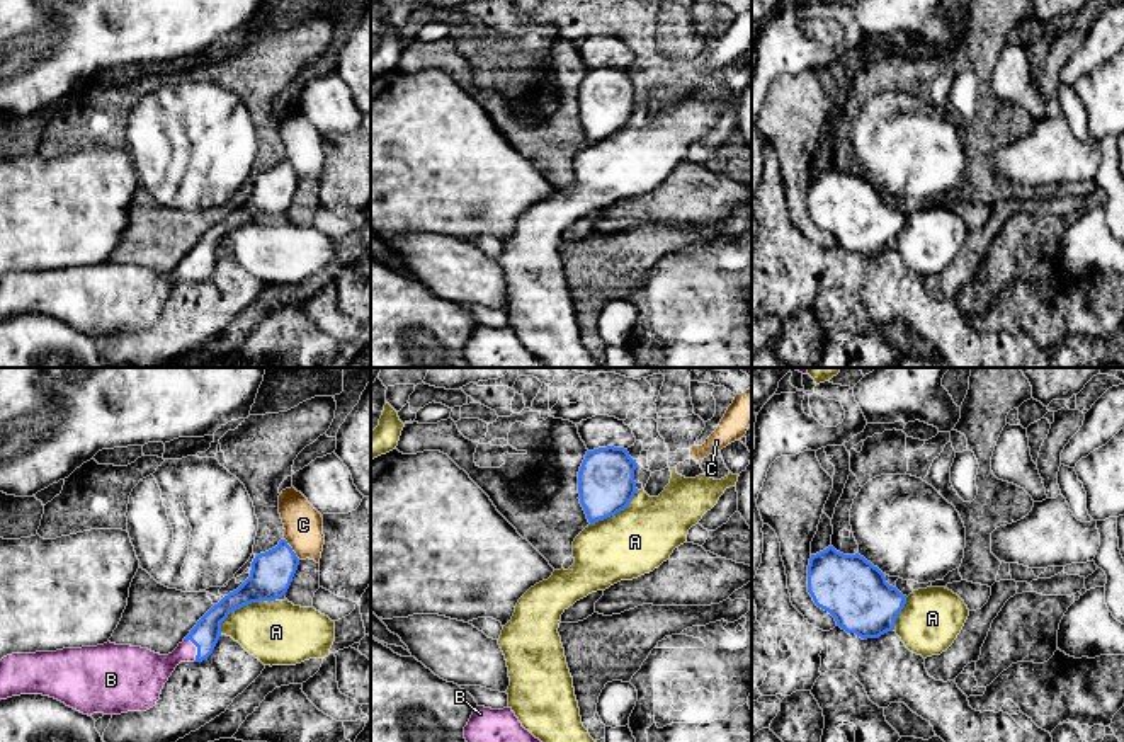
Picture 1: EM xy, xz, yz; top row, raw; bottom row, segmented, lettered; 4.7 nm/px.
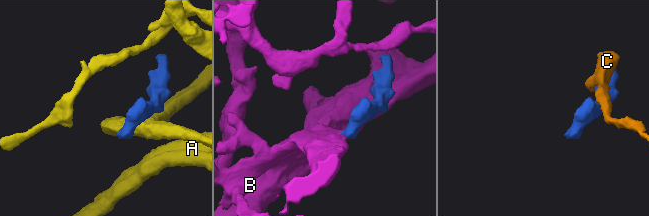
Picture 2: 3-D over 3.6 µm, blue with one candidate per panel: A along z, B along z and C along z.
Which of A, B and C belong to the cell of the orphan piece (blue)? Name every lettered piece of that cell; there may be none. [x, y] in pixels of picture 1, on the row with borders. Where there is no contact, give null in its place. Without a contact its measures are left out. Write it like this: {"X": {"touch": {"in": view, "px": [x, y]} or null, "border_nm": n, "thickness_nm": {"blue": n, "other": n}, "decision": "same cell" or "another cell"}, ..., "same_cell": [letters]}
{"A": {"touch": {"in": "xy", "px": [242, 606]}, "border_nm": 300, "thickness_nm": {"blue": 200, "other": 300}, "decision": "another cell"}, "B": {"touch": {"in": "xy", "px": [198, 649]}, "border_nm": 120, "thickness_nm": {"blue": 140, "other": 180}, "decision": "same cell"}, "C": {"touch": {"in": "xy", "px": [291, 548]}, "border_nm": 130, "thickness_nm": {"blue": 200, "other": 180}, "decision": "another cell"}, "same_cell": ["B"]}

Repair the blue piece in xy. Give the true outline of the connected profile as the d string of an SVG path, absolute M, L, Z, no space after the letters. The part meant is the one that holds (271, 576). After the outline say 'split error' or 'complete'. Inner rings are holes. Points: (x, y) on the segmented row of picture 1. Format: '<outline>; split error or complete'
M286 539L257 555L250 577L214 604L168 655L111 642L7 655L0 660L0 699L43 694L88 716L146 711L156 705L180 662L202 662L213 654L230 613L286 596L298 565L299 558Z; split error

